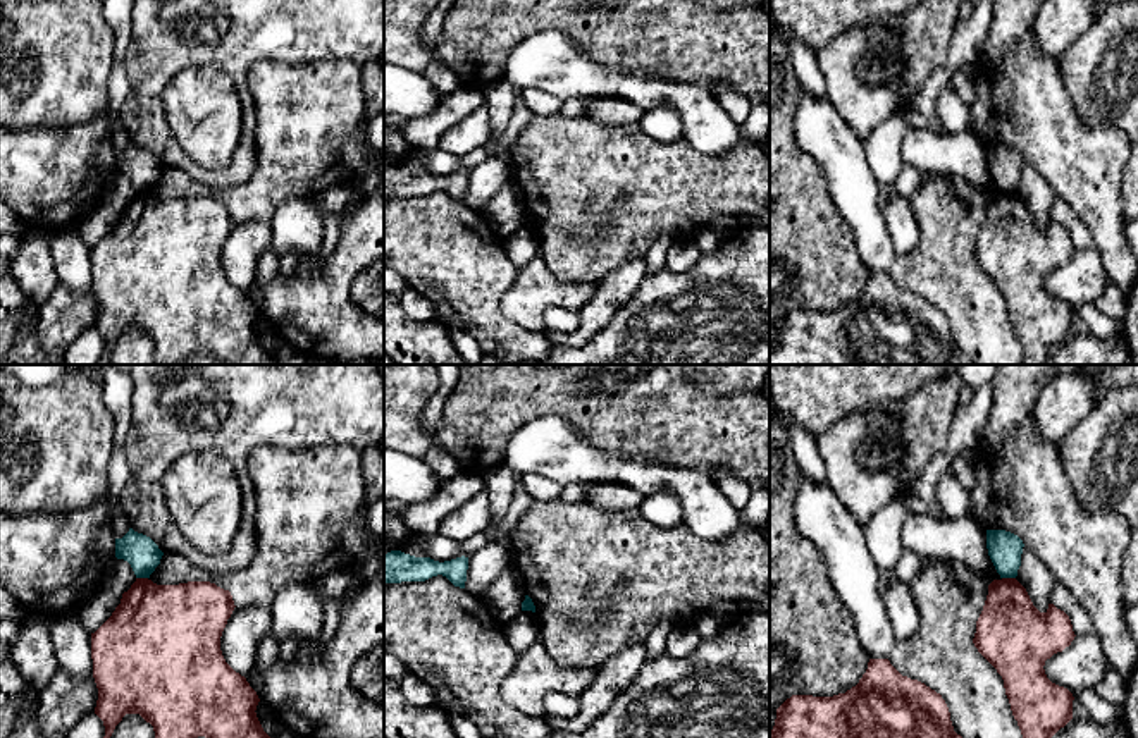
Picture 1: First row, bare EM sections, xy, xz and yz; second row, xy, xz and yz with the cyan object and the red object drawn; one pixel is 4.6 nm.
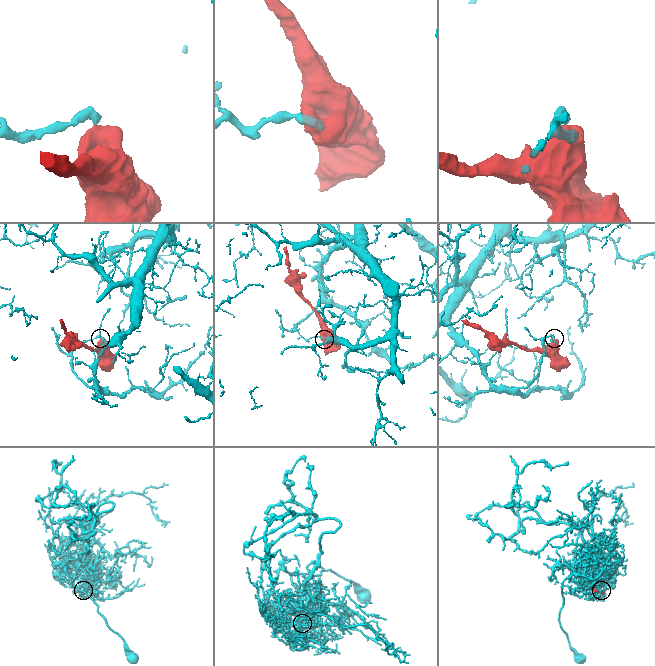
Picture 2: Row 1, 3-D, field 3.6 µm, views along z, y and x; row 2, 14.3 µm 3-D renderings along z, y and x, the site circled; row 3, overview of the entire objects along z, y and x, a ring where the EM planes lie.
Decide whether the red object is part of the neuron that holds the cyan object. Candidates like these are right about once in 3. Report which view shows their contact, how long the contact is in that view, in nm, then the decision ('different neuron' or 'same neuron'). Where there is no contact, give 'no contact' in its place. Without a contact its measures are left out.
yz | 60 nm | different neuron

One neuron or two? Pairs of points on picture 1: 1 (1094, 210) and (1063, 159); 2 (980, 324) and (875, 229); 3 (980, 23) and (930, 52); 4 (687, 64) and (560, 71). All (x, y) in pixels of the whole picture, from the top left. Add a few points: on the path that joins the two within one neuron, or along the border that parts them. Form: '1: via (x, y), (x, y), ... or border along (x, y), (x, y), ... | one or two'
1: via (1094, 198), (1092, 188), (1075, 171) | one
2: border along (896, 255), (887, 272) | two
3: border along (958, 24), (949, 45), (949, 61), (928, 76) | two
4: border along (575, 42), (603, 66), (646, 73) | two

